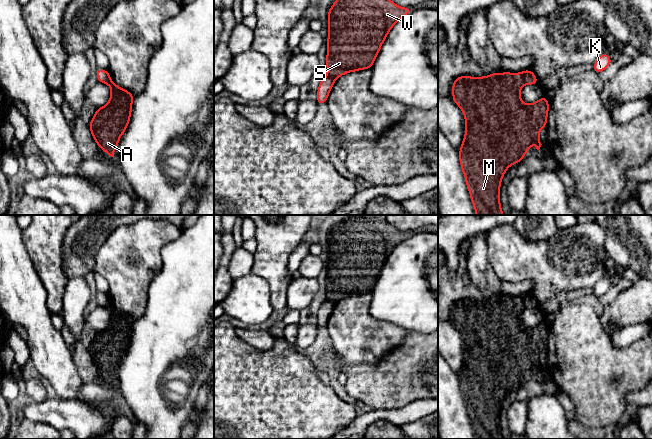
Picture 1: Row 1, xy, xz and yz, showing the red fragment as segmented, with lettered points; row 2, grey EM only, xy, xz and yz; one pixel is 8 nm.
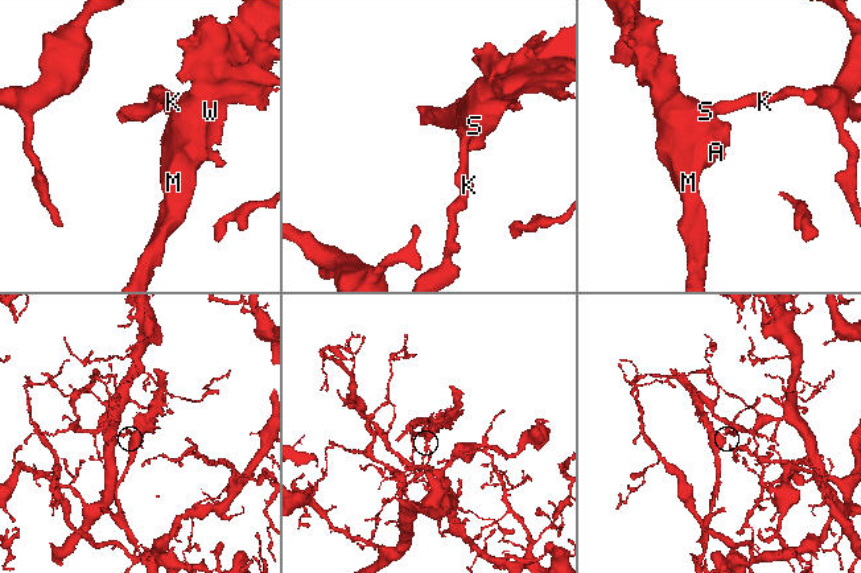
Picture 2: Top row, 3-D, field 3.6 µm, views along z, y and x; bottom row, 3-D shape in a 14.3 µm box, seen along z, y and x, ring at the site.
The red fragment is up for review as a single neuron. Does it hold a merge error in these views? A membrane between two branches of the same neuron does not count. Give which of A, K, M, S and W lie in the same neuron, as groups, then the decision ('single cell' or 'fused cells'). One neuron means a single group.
A M S W / K | fused cells

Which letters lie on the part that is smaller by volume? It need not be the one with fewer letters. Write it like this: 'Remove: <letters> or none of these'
Remove: A, M, S, W

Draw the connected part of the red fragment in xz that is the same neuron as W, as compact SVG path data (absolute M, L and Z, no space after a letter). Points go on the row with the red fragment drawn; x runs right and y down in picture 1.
M336 0L333 5L328 10L328 39L326 41L327 45L327 56L326 56L326 66L327 66L327 76L332 79L337 79L338 77L349 73L349 72L355 72L363 69L371 69L379 51L380 48L385 41L389 31L392 29L392 27L395 25L397 21L399 21L401 18L405 17L406 15L410 14L412 12L411 7L400 7L396 5L391 0Z

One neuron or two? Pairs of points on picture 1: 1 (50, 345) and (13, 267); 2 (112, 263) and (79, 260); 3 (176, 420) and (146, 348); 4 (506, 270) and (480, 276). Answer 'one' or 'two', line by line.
1: one
2: two
3: one
4: two

